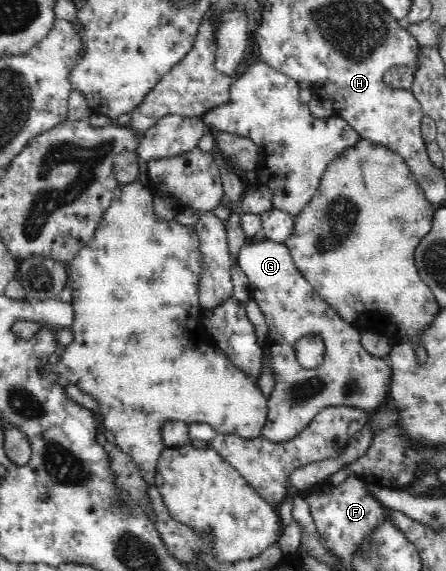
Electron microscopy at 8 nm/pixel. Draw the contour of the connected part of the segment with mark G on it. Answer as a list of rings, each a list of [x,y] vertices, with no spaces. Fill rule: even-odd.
[[[264,240],[260,243],[255,243],[255,245],[248,246],[243,245],[238,253],[238,264],[243,270],[243,273],[248,277],[250,283],[250,293],[251,298],[254,299],[262,313],[265,316],[266,323],[268,325],[268,335],[267,335],[267,347],[270,349],[270,361],[272,362],[272,374],[274,375],[274,388],[270,393],[267,407],[268,414],[266,419],[266,424],[262,429],[262,438],[267,439],[271,442],[285,442],[297,438],[300,431],[303,431],[305,427],[313,421],[313,418],[325,408],[329,406],[349,406],[355,408],[361,408],[367,410],[367,412],[373,414],[375,411],[382,409],[387,400],[390,399],[388,391],[390,390],[390,385],[392,383],[392,367],[388,364],[387,358],[379,358],[373,356],[369,353],[365,347],[362,346],[360,340],[360,330],[353,326],[352,323],[345,321],[319,294],[318,291],[313,288],[313,286],[301,275],[298,267],[295,265],[293,258],[291,258],[291,252],[285,244],[275,243],[275,241]],[[305,335],[316,335],[324,341],[325,355],[324,362],[315,369],[305,369],[296,358],[296,351],[294,346],[299,339],[303,339]]]

